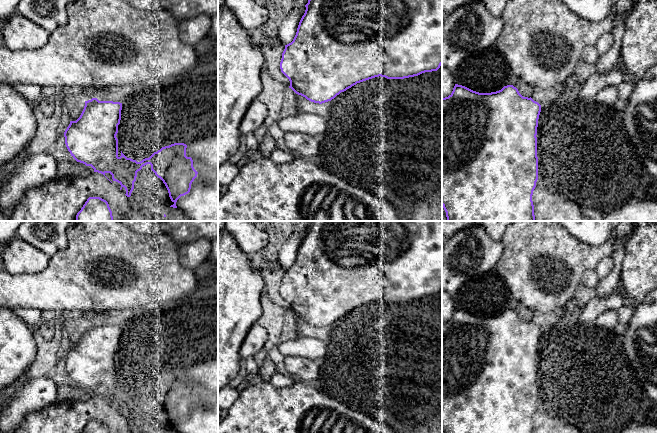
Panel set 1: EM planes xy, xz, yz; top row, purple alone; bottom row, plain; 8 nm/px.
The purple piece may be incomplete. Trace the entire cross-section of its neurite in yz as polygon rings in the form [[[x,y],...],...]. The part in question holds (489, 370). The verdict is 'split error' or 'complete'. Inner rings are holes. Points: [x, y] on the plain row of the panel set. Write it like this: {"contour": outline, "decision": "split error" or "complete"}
{"contour": [[[455,308],[452,317],[442,322],[442,430],[444,433],[534,433],[532,419],[538,404],[537,351],[541,329],[523,321],[513,309],[491,317],[479,317]]], "decision": "complete"}

